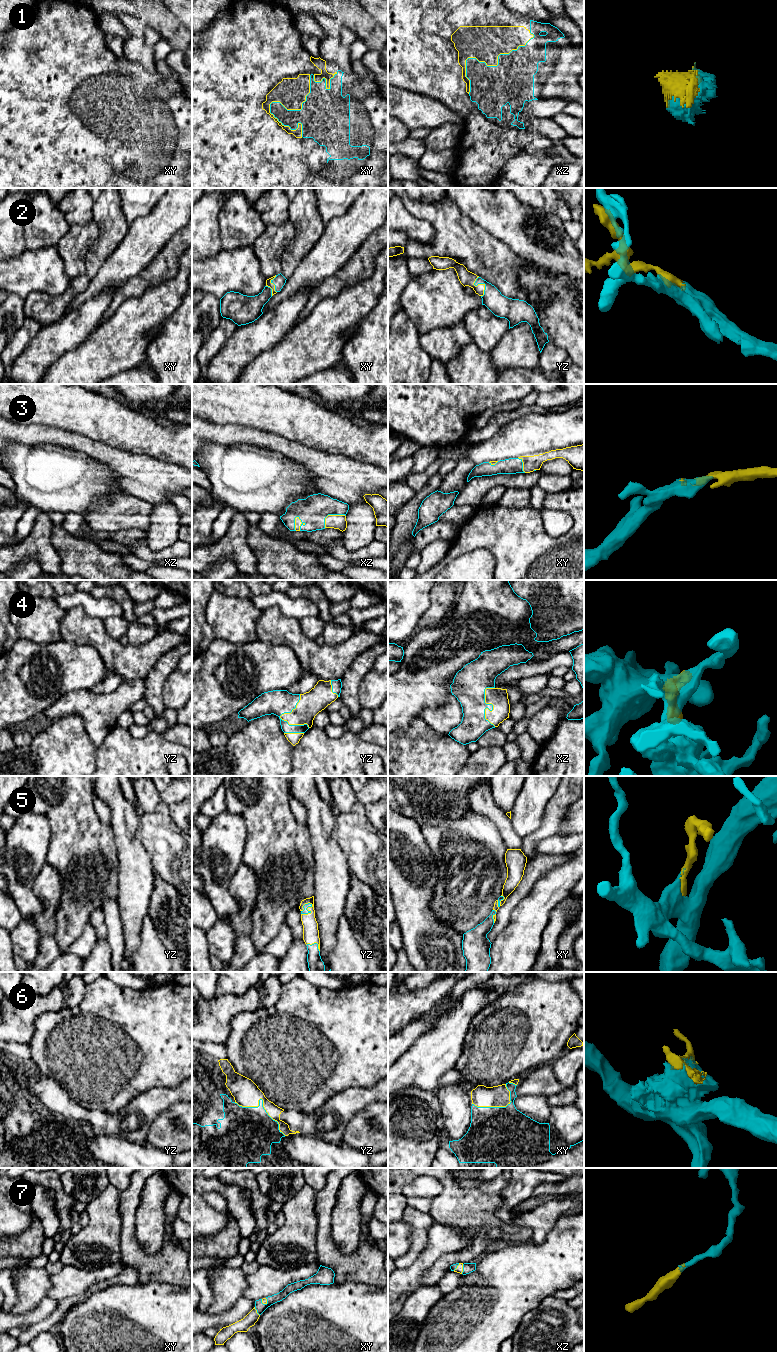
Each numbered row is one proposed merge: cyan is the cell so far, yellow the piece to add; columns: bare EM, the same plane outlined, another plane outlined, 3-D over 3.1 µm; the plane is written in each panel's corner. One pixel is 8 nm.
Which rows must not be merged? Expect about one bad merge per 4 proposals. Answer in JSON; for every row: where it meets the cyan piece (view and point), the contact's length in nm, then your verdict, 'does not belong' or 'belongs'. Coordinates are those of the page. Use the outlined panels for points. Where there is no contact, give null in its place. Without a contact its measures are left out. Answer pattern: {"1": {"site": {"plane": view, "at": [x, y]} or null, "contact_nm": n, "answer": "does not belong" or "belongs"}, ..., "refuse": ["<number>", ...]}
{"1": {"site": {"plane": "xy", "at": [275, 102]}, "contact_nm": 500, "answer": "belongs"}, "2": {"site": {"plane": "yz", "at": [481, 283]}, "contact_nm": 170, "answer": "belongs"}, "3": {"site": {"plane": "xz", "at": [294, 523]}, "contact_nm": 120, "answer": "belongs"}, "4": {"site": {"plane": "yz", "at": [279, 717]}, "contact_nm": 280, "answer": "belongs"}, "5": {"site": {"plane": "yz", "at": [308, 911]}, "contact_nm": 130, "answer": "belongs"}, "6": {"site": {"plane": "yz", "at": [262, 1102]}, "contact_nm": 500, "answer": "belongs"}, "7": {"site": {"plane": "xz", "at": [463, 1269]}, "contact_nm": 80, "answer": "belongs"}, "refuse": []}

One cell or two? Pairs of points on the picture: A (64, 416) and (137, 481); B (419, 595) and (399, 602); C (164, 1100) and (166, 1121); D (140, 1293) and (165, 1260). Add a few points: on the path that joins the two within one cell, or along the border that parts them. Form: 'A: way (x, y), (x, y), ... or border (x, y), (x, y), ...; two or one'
A: border (67, 431), (101, 441), (111, 447); two
B: way (414, 595), (406, 595), (404, 597); one
C: border (181, 1101), (175, 1101), (161, 1111), (150, 1126); two
D: border (138, 1282), (165, 1282), (171, 1284); two

